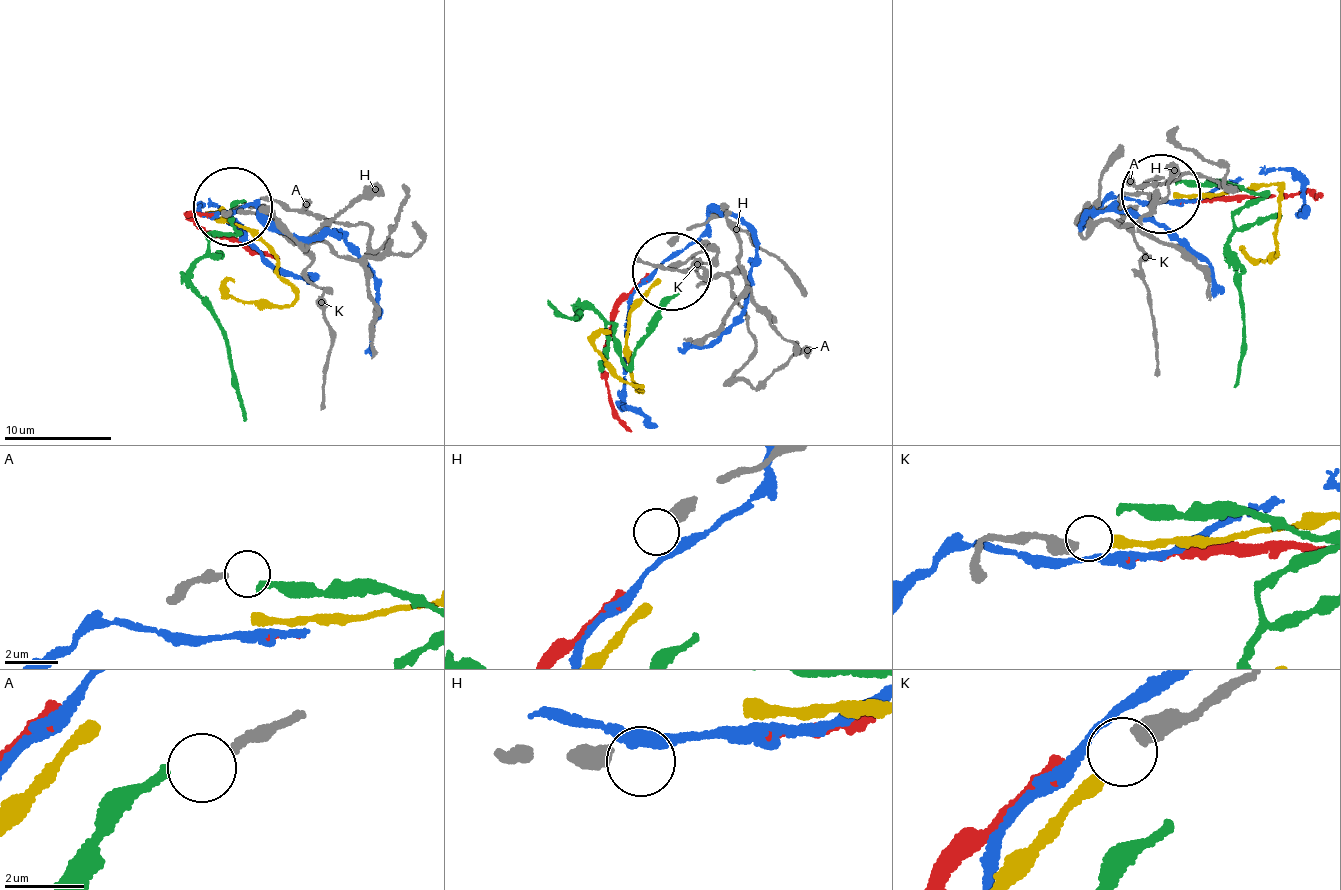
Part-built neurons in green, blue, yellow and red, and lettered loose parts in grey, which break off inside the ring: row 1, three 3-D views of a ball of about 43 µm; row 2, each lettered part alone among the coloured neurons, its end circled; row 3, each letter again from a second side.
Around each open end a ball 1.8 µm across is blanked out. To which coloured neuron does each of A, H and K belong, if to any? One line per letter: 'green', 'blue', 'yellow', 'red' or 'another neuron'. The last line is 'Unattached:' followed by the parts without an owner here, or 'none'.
A: green
H: another neuron
K: yellow
Unattached: H

